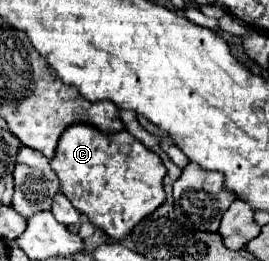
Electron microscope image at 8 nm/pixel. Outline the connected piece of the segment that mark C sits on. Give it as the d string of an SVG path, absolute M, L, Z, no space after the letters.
M71 124L65 128L65 132L59 138L59 146L55 152L55 158L51 160L53 170L61 178L61 192L71 200L71 204L85 214L97 228L101 228L107 236L121 240L129 230L147 214L151 214L155 208L159 208L165 202L165 192L163 192L163 176L165 176L165 166L163 160L143 146L135 136L131 136L127 130L113 132L113 134L103 134L99 128L91 124Z

